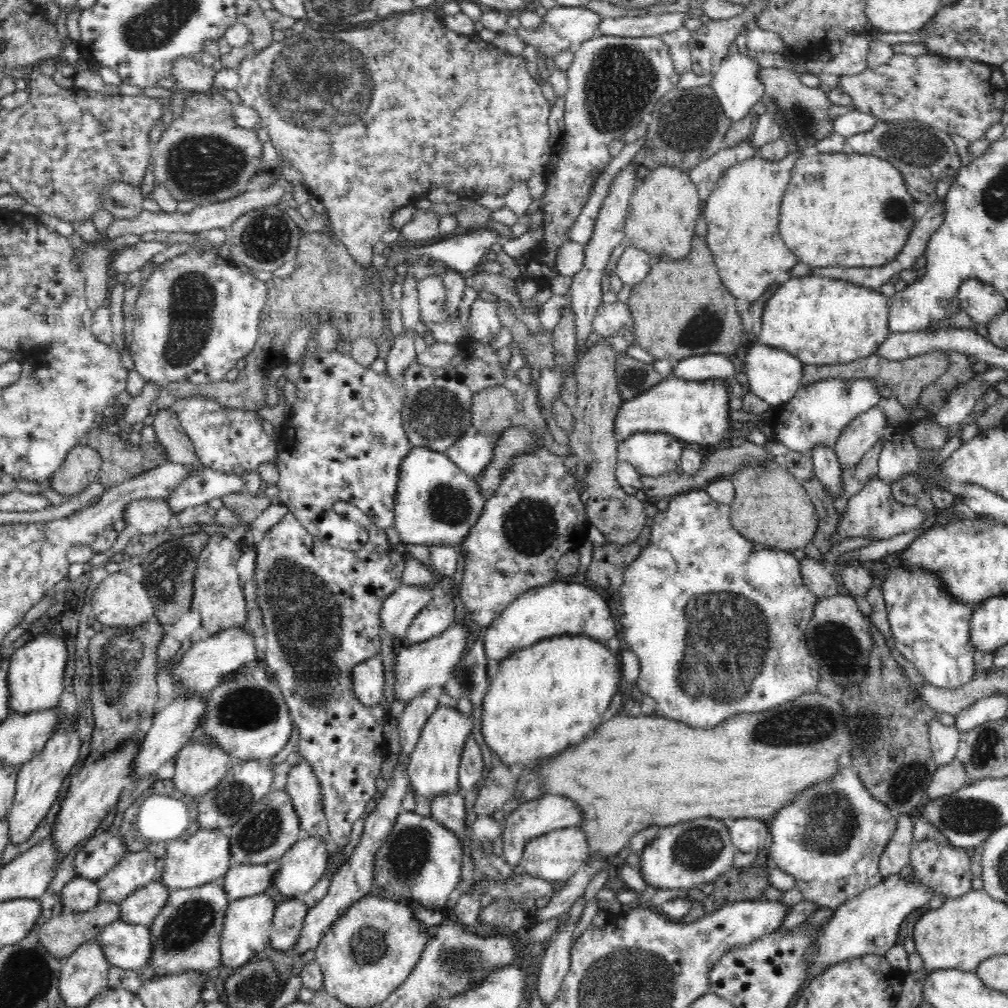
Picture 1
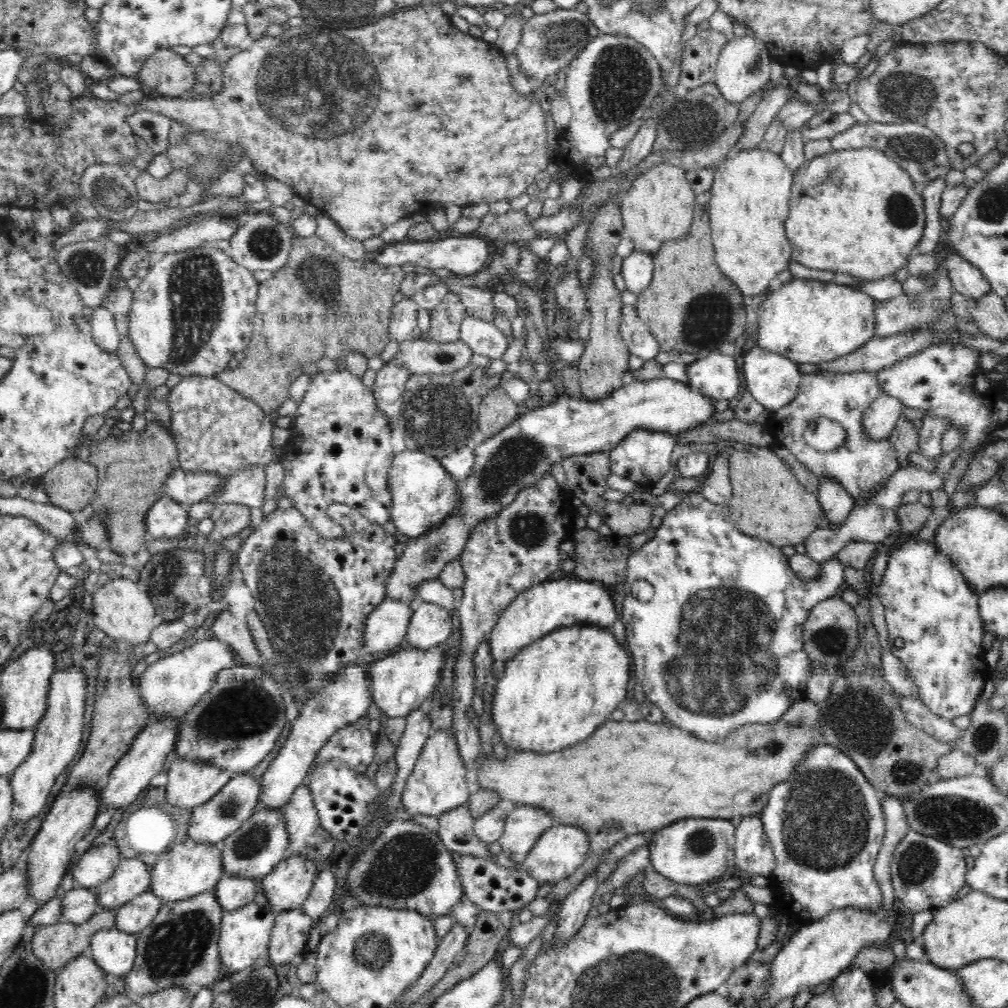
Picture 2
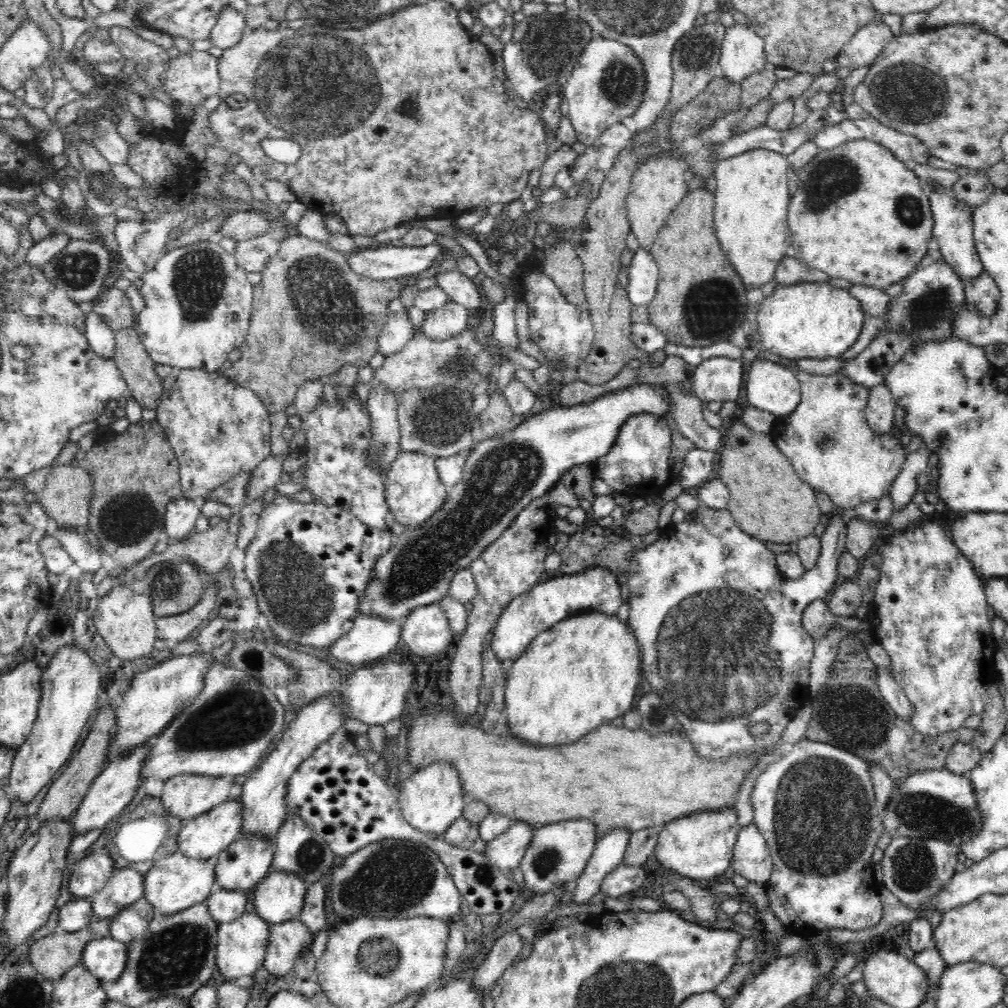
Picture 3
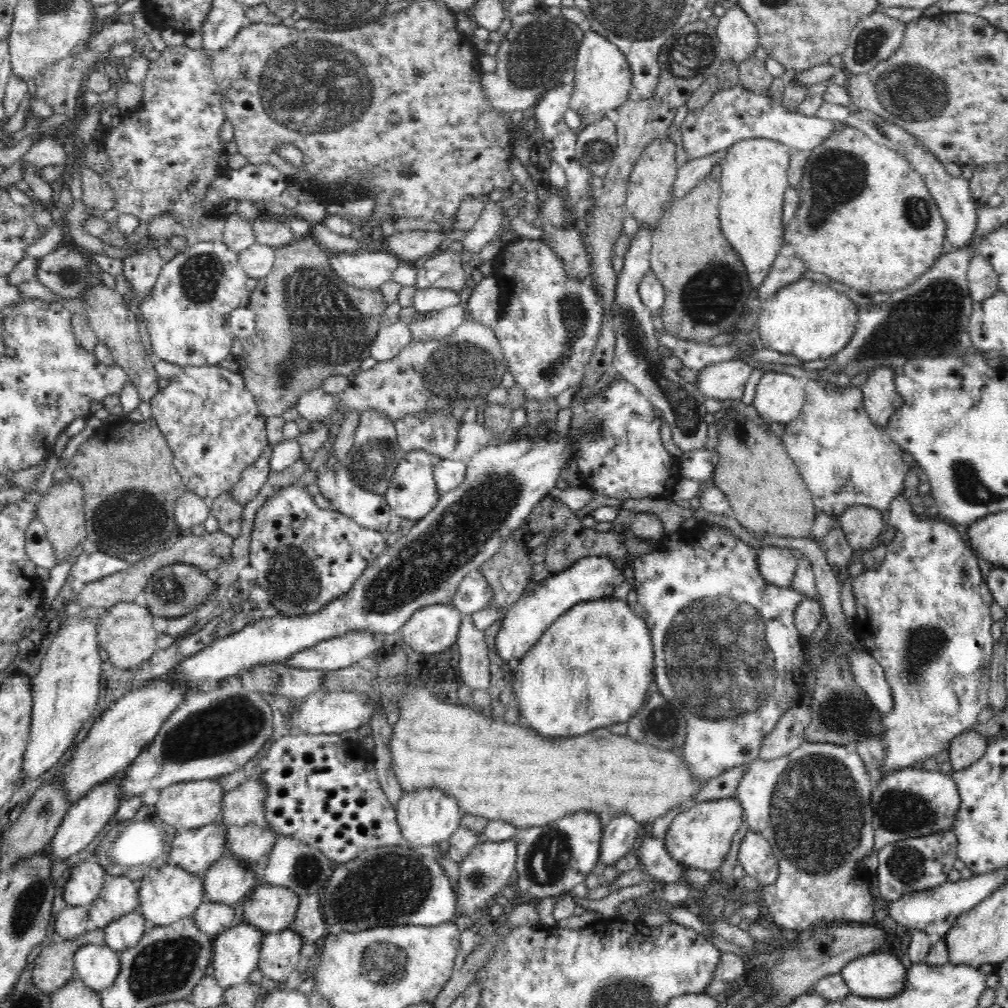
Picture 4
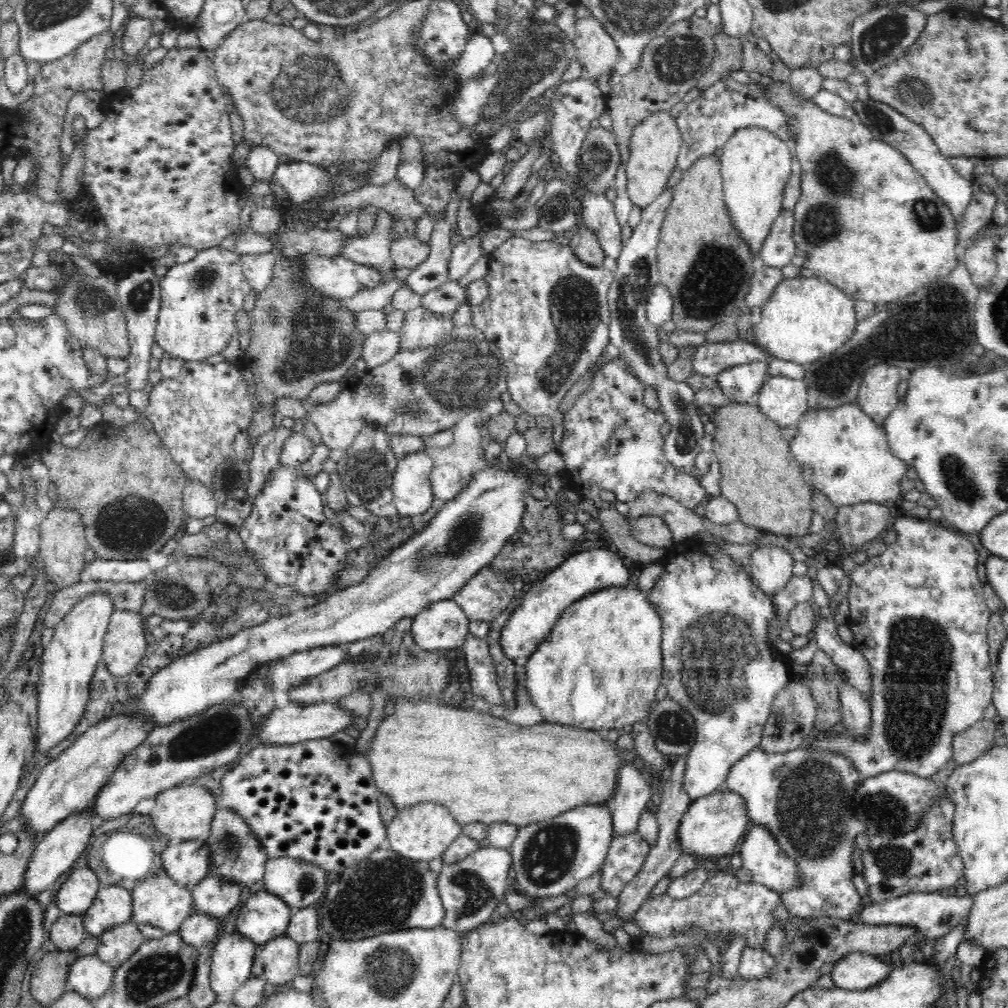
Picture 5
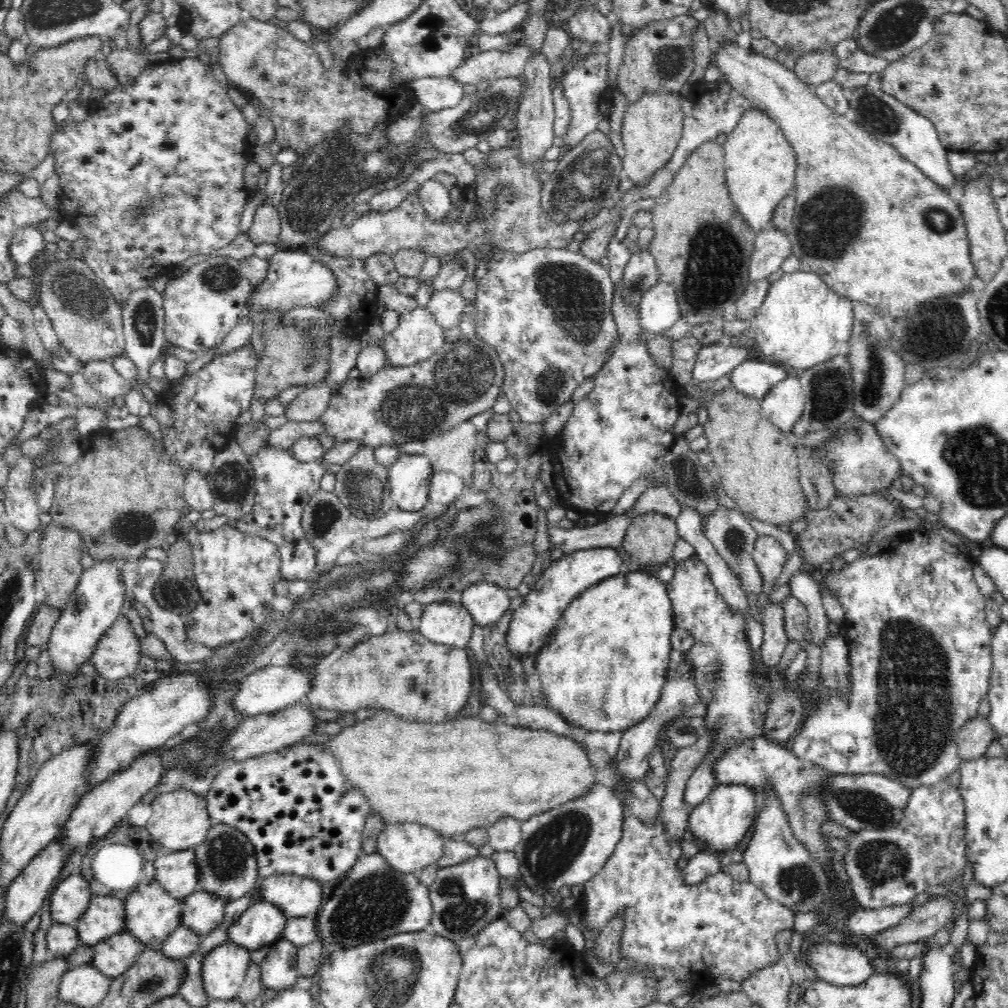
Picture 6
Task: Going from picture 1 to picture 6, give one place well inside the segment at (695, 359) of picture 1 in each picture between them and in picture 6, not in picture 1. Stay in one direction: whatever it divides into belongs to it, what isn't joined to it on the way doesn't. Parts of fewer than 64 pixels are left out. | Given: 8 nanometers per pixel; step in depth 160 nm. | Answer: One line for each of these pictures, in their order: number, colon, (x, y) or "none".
2: (716, 375)
3: (719, 378)
4: (723, 380)
5: (739, 383)
6: (754, 378)

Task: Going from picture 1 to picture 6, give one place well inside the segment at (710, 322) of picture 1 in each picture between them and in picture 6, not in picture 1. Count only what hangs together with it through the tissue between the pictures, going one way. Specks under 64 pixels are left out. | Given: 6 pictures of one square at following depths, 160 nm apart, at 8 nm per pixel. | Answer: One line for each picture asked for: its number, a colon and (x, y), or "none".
2: (683, 309)
3: (698, 291)
4: (706, 286)
5: (708, 286)
6: (702, 246)

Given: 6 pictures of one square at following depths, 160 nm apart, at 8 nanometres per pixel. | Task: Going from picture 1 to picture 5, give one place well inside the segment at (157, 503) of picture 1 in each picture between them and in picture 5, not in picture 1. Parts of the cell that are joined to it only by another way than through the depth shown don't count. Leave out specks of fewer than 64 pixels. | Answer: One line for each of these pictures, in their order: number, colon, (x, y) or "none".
2: (166, 519)
3: (181, 514)
4: (189, 510)
5: (198, 501)

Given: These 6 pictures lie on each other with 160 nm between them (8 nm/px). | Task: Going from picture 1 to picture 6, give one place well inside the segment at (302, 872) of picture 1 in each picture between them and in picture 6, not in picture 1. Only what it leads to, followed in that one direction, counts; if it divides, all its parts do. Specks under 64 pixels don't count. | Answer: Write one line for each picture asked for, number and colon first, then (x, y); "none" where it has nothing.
2: (288, 885)
3: (280, 896)
4: (270, 908)
5: (264, 916)
6: (261, 924)

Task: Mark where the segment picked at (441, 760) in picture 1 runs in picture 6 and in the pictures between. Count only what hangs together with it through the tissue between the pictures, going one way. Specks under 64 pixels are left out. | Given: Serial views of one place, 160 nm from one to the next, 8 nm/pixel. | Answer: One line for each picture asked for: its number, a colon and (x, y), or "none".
2: (436, 785)
3: (431, 799)
4: (427, 816)
5: (423, 832)
6: (408, 846)

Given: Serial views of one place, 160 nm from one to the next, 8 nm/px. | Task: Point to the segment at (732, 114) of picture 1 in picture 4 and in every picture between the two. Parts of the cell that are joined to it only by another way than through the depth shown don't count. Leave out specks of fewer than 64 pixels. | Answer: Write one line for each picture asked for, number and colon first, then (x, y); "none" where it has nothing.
2: (743, 68)
3: (742, 51)
4: (735, 29)

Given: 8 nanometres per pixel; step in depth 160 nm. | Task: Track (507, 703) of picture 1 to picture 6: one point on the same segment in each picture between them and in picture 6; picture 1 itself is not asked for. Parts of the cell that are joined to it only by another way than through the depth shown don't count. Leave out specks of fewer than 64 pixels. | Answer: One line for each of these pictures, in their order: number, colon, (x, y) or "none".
2: (555, 691)
3: (584, 671)
4: (592, 667)
5: (599, 668)
6: (604, 668)

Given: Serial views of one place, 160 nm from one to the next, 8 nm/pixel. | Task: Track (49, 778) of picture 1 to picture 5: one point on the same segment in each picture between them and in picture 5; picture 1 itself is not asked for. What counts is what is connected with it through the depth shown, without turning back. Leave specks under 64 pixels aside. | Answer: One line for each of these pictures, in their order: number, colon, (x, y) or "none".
2: (59, 734)
3: (71, 683)
4: (65, 692)
5: (68, 664)

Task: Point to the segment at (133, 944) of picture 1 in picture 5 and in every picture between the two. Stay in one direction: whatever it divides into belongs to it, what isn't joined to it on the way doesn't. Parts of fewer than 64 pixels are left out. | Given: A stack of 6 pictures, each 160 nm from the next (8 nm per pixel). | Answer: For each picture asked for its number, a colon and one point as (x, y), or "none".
2: (114, 951)
3: (106, 958)
4: (97, 966)
5: (89, 976)

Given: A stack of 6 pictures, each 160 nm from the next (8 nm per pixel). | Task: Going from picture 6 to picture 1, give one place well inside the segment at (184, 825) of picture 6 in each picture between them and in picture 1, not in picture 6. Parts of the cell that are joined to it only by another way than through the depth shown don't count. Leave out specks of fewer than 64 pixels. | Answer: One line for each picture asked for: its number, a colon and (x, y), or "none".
1: (199, 767)
2: (191, 783)
3: (186, 796)
4: (192, 804)
5: (183, 812)

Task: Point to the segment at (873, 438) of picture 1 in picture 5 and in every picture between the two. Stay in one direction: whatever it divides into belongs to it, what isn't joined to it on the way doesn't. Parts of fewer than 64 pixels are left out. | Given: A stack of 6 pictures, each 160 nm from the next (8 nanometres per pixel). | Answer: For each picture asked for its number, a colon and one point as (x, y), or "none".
2: (880, 418)
3: (879, 413)
4: (878, 390)
5: (878, 394)

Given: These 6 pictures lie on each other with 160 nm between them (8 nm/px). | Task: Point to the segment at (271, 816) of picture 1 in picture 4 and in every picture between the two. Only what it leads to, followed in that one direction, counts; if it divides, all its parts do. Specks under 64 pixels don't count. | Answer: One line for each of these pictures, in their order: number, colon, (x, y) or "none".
2: (253, 851)
3: (241, 866)
4: (228, 880)

